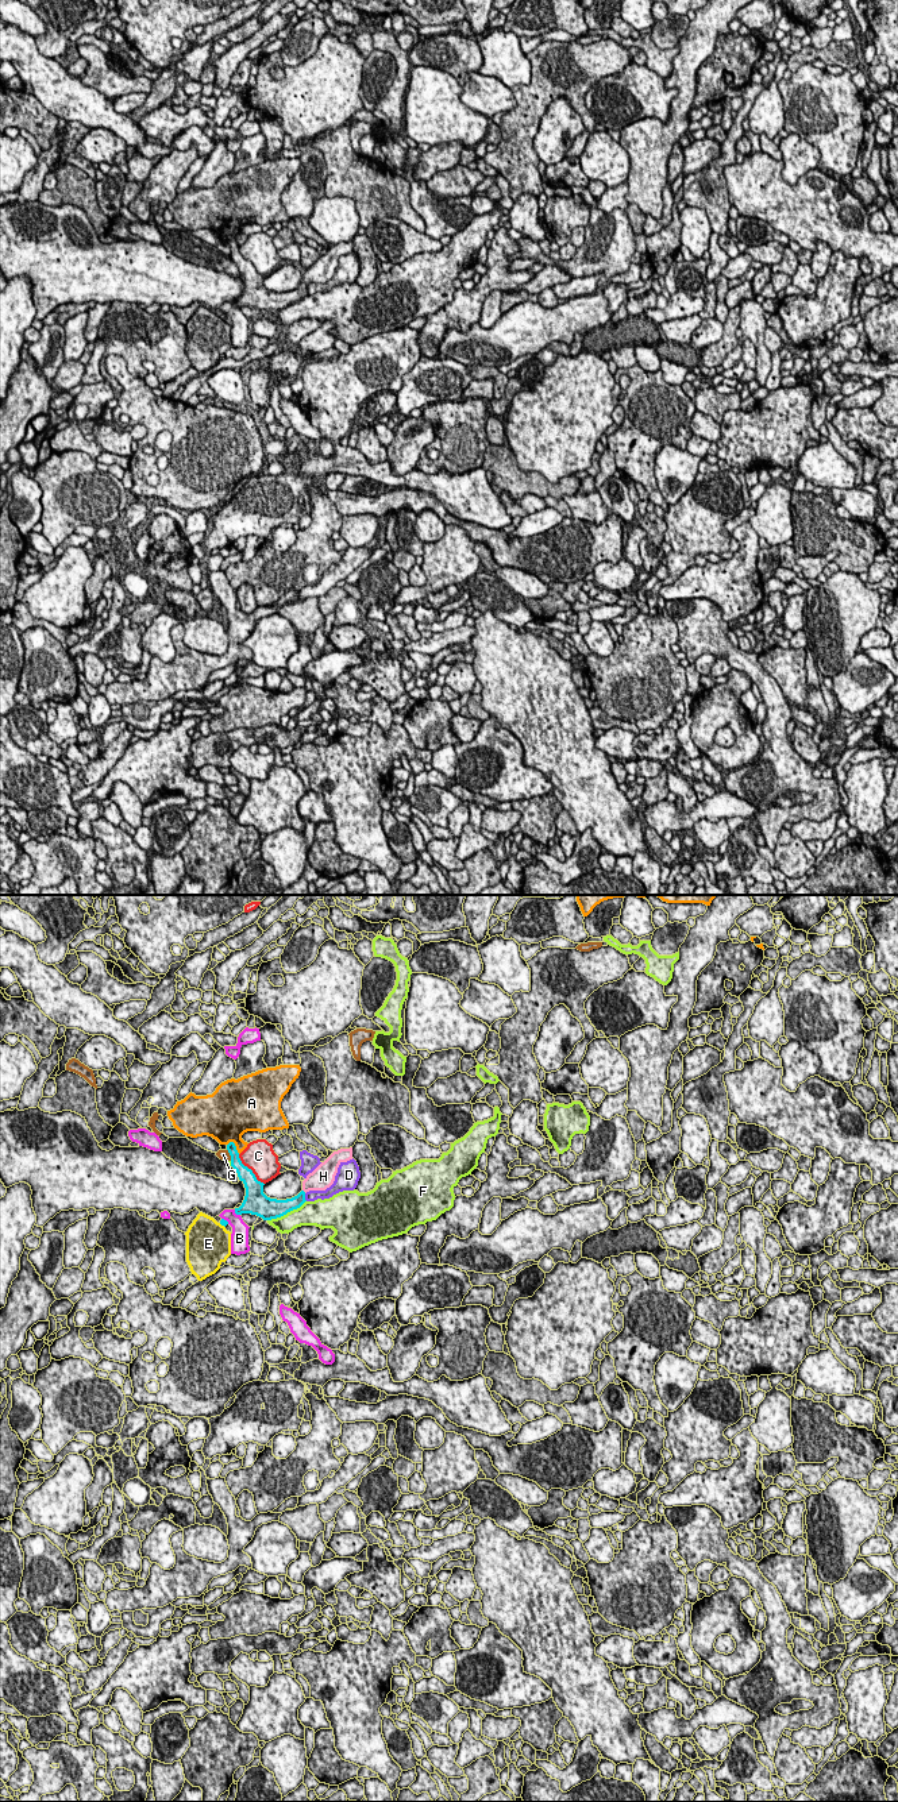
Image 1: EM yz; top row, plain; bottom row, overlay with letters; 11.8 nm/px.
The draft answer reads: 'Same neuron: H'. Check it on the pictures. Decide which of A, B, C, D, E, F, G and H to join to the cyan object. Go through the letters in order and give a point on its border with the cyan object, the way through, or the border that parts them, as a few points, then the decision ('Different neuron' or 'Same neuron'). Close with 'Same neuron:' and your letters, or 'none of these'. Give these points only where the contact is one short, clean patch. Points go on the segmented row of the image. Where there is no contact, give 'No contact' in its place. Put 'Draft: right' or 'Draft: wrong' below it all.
A: Touches cyan at yz (235, 1146). Boundary: yz (230, 1141), (239, 1153). Different neuron
B: Touches cyan at yz (236, 1214). Boundary: yz (234, 1210), (239, 1215). Different neuron
C: Touches cyan at yz (250, 1169). Boundary: yz (238, 1154), (239, 1160), (263, 1184). Different neuron
D: Touches cyan at yz (304, 1197). Boundary: yz (304, 1193), (307, 1200). Different neuron
E: Touches cyan at yz (222, 1224). Different neuron
F: Touches cyan at yz (286, 1212). Different neuron
G: Touches cyan at yz (230, 1154). Different neuron
H: No contact. Same neuron
Same neuron: H
Draft: right

